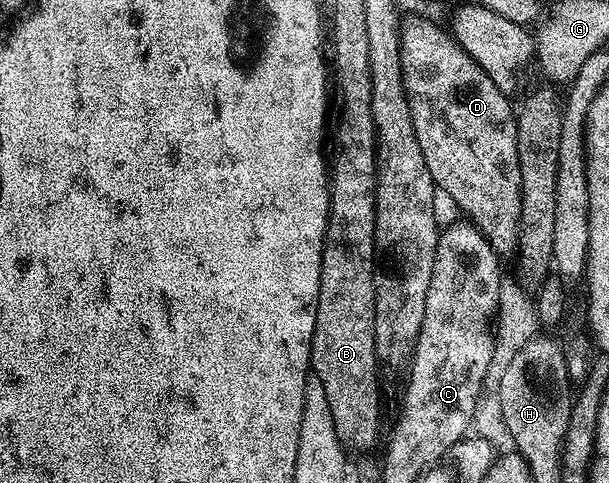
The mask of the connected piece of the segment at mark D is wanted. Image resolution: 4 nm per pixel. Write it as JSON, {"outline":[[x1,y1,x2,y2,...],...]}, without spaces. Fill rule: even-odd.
{"outline":[[409,20,400,25,401,37,401,81,405,87,405,95,409,97,411,122,415,126,415,138,419,138,419,150,423,150,423,162,427,162,427,170,431,170,431,178,436,187,446,192,463,211,468,219,476,225,485,236,485,241,499,254,516,253,517,230,519,226,519,210,521,209,521,175,519,174,519,150,517,149,517,118,514,105,509,105,510,97,487,78,485,71,468,56,453,39,448,31,445,32,437,24,429,20]]}

